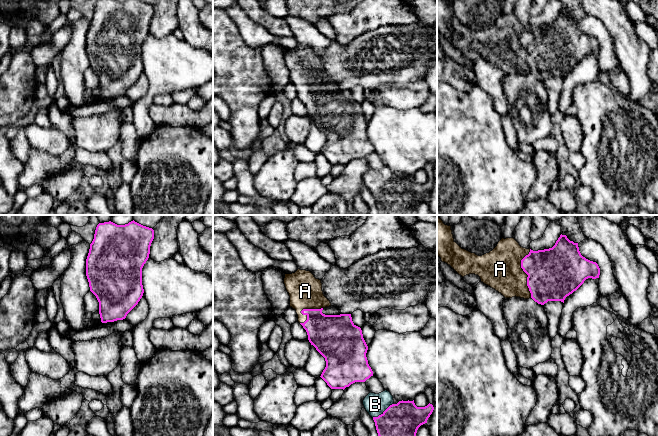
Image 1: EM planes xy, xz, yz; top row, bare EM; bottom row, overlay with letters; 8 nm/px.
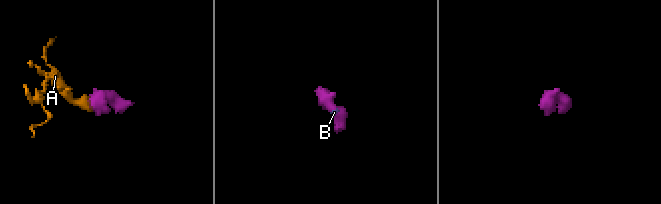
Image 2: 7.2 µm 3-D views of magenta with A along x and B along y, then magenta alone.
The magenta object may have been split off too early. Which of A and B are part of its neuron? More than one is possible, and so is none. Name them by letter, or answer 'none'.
A, B

